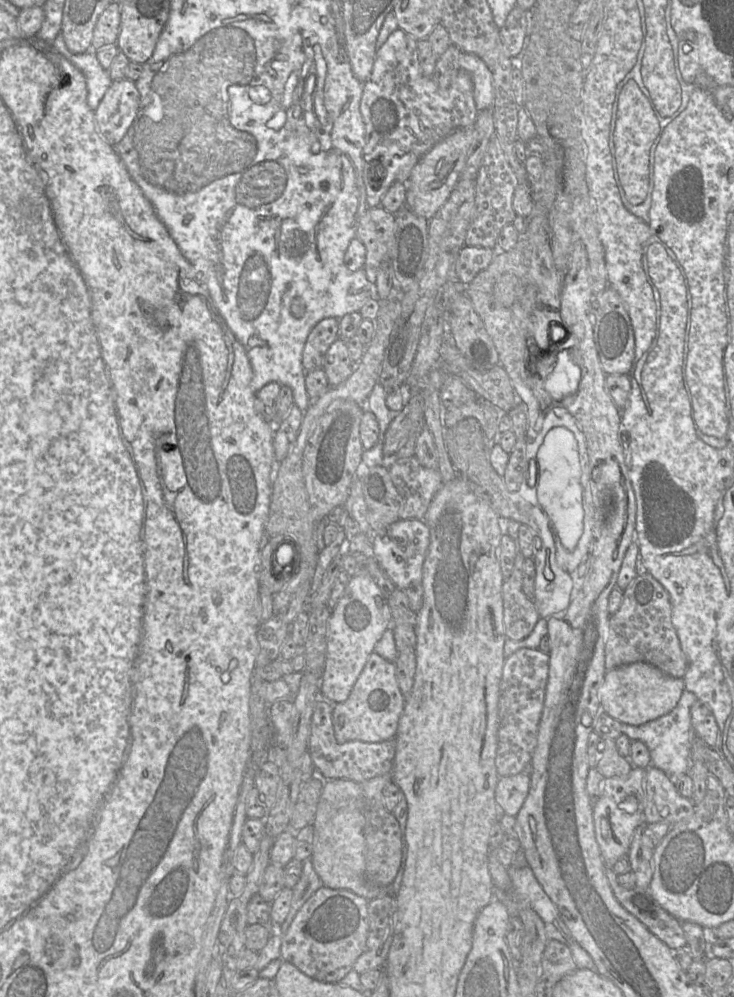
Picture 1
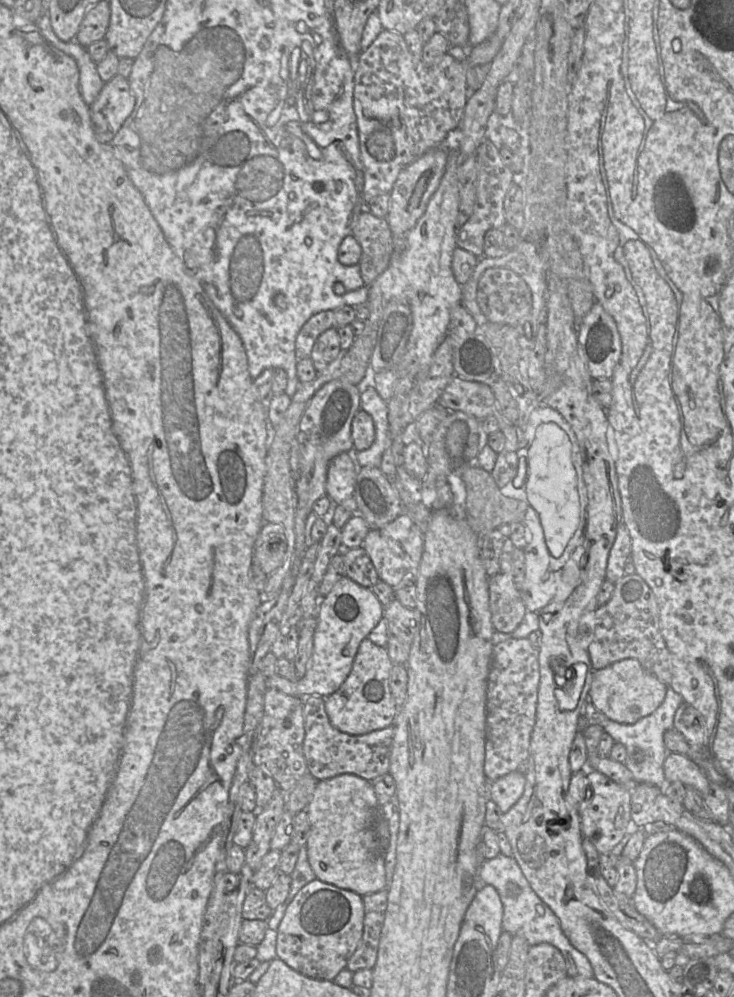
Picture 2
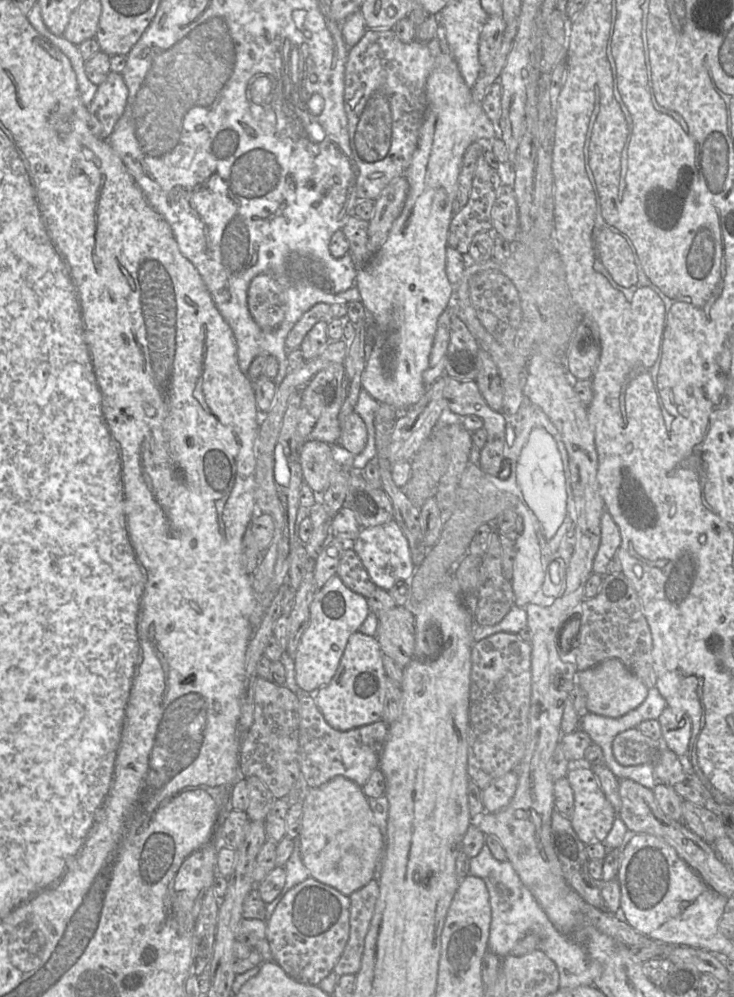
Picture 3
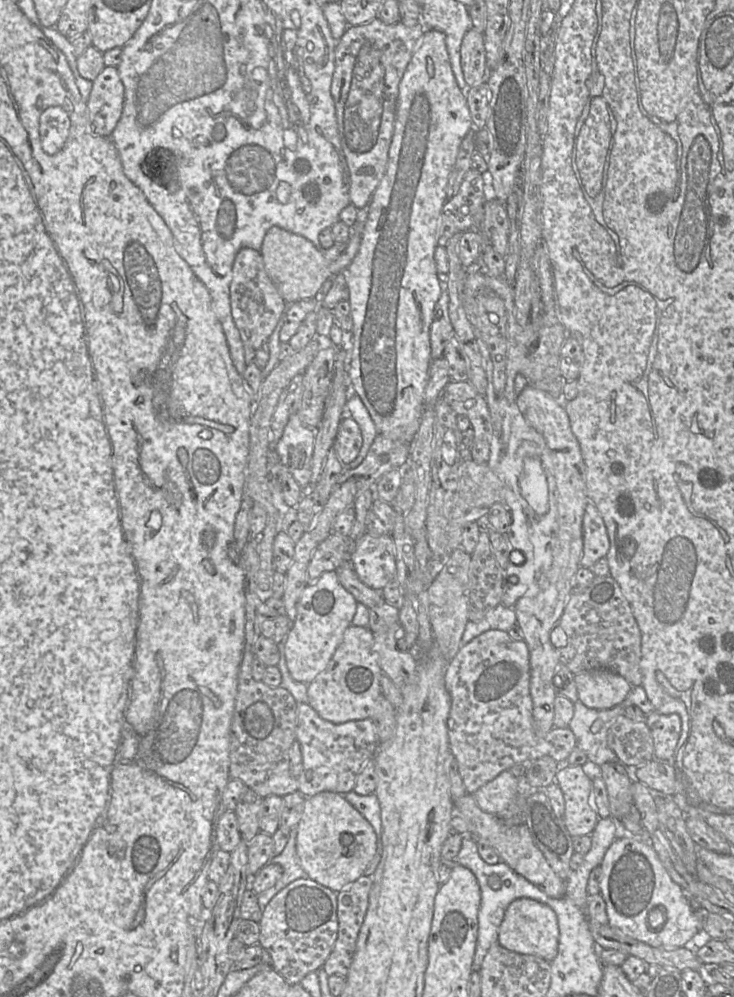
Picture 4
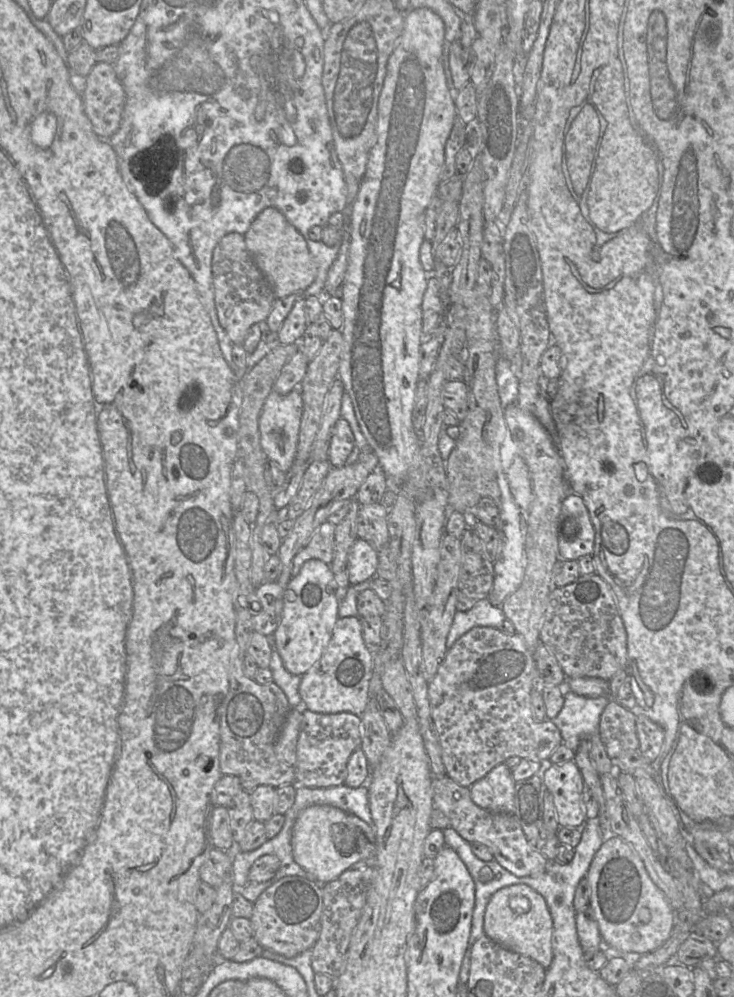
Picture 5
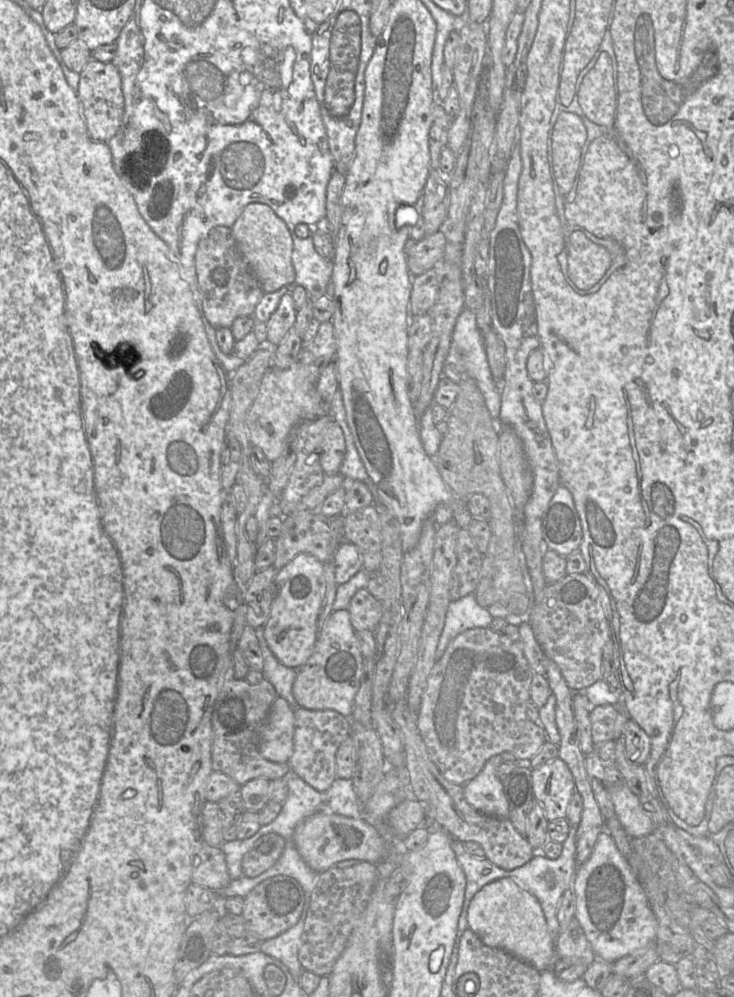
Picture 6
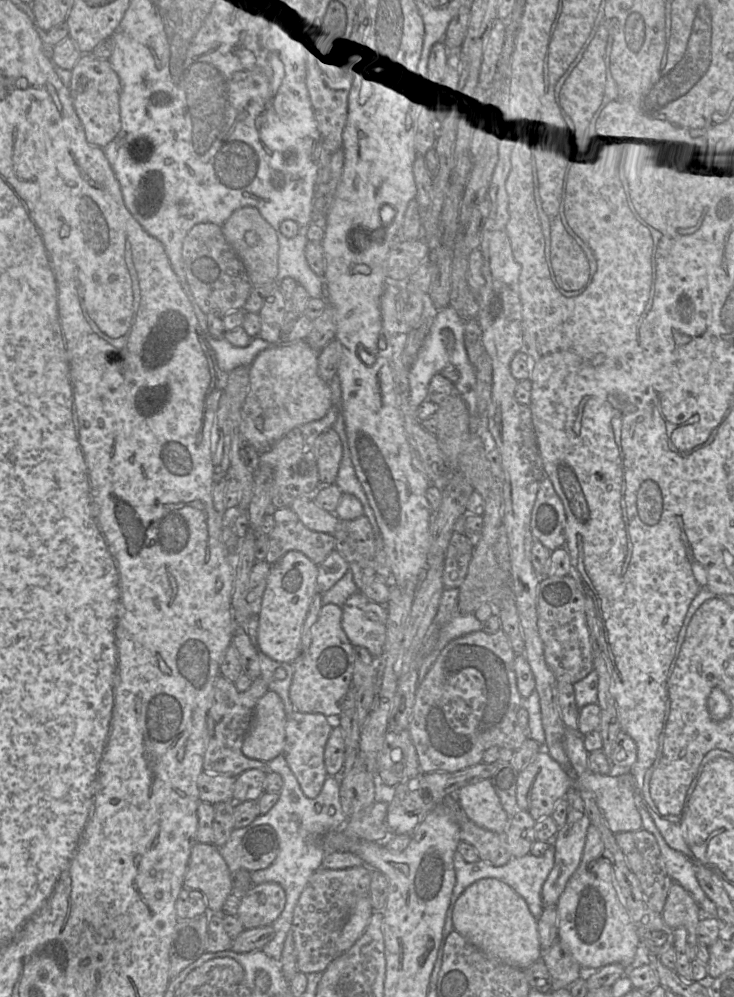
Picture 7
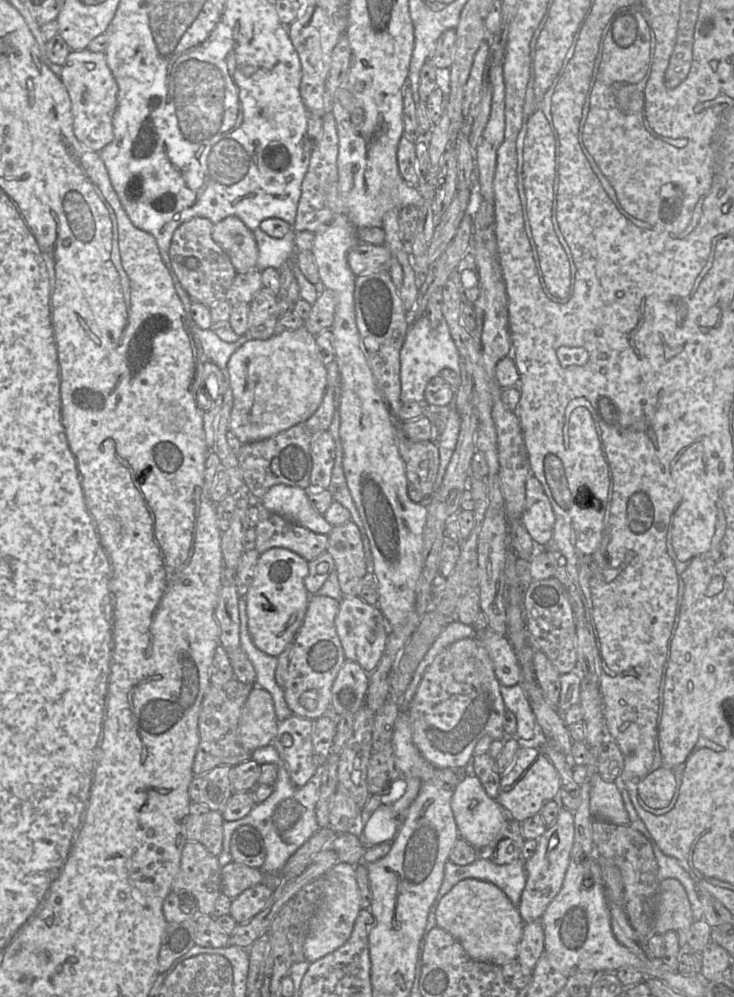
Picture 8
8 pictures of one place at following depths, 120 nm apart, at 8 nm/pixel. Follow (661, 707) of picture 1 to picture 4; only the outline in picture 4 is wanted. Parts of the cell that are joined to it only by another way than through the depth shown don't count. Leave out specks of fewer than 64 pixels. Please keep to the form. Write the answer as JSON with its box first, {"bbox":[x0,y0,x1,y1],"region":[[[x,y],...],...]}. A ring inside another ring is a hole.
{"bbox":[574,669,632,709],"region":[[[592,669],[574,675],[579,700],[593,709],[610,709],[621,704],[632,689],[622,676],[608,669]]]}

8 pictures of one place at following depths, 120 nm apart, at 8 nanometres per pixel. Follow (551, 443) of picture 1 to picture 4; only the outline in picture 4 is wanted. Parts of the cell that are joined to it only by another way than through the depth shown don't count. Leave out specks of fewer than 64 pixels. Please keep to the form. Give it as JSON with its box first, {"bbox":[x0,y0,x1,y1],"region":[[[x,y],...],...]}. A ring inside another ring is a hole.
{"bbox":[520,457,549,515],"region":[[[527,457],[520,476],[520,489],[523,497],[538,515],[549,510],[548,481],[539,458]]]}

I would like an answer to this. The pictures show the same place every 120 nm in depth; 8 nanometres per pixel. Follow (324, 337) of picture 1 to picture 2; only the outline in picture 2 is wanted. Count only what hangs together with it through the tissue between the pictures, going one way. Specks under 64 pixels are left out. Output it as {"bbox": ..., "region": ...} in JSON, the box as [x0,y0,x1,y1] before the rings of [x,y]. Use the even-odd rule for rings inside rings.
{"bbox":[295,310,334,360],"region":[[[325,310],[314,314],[300,329],[295,341],[298,360],[310,358],[317,338],[327,329],[334,327],[334,311]]]}

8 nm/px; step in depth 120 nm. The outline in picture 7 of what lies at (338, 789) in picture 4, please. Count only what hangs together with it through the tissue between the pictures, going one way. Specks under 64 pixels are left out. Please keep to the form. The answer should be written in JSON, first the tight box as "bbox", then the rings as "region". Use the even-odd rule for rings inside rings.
{"bbox":[282,712,334,798],"region":[[[292,712],[287,715],[285,746],[282,756],[295,775],[300,788],[308,798],[316,798],[328,777],[324,764],[324,749],[334,722],[323,714]]]}

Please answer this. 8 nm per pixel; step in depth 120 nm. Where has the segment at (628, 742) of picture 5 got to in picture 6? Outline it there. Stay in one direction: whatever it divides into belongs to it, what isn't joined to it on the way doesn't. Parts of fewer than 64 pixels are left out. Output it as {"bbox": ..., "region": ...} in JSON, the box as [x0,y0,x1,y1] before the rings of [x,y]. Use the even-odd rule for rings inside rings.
{"bbox":[589,705,629,745],"region":[[[603,705],[591,708],[589,717],[592,726],[592,739],[595,745],[616,741],[623,733],[629,718],[623,706]]]}

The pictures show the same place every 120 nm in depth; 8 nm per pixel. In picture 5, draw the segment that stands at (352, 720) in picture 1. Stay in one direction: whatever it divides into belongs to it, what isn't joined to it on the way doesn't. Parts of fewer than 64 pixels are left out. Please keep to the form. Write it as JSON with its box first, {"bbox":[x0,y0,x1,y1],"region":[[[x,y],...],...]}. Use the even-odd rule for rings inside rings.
{"bbox":[299,617,373,716],"region":[[[339,617],[321,658],[302,676],[299,694],[302,708],[323,714],[340,712],[361,716],[369,707],[373,653],[365,645],[359,617]]]}

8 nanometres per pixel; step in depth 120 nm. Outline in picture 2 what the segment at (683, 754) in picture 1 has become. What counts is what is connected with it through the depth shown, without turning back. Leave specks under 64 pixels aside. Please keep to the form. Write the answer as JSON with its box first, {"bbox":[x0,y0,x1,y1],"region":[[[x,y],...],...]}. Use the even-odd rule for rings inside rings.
{"bbox":[602,686,684,788],"region":[[[669,686],[663,702],[650,715],[633,724],[607,720],[602,726],[604,732],[609,734],[615,743],[625,746],[627,758],[624,764],[631,771],[635,783],[647,783],[660,788],[664,788],[668,783],[665,779],[663,764],[669,751],[666,749],[663,736],[669,729],[674,729],[674,715],[682,703],[684,703],[683,698]]]}

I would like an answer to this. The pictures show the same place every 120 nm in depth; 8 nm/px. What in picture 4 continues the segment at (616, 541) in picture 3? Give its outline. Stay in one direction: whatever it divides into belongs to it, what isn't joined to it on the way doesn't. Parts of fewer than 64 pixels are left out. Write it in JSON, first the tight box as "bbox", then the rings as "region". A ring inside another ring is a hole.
{"bbox":[581,502,610,568],"region":[[[590,502],[583,518],[583,543],[581,565],[586,568],[605,558],[610,547],[605,523],[598,509]]]}

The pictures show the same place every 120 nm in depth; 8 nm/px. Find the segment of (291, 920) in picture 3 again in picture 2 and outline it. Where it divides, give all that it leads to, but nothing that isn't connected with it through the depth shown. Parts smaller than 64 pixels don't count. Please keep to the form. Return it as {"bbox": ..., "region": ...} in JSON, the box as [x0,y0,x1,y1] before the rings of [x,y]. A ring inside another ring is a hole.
{"bbox":[277,879,363,980],"region":[[[314,879],[304,885],[287,906],[277,932],[277,958],[283,960],[297,972],[314,978],[334,980],[336,975],[346,968],[347,960],[357,948],[363,932],[363,898],[359,894]]]}

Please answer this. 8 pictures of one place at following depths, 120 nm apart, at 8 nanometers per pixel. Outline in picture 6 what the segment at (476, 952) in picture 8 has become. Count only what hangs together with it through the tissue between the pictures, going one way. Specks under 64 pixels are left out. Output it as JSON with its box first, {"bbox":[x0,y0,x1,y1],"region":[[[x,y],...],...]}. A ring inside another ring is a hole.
{"bbox":[467,878,554,972],"region":[[[511,878],[493,881],[474,895],[467,909],[467,924],[484,945],[503,950],[539,972],[554,963],[554,941],[539,901]]]}

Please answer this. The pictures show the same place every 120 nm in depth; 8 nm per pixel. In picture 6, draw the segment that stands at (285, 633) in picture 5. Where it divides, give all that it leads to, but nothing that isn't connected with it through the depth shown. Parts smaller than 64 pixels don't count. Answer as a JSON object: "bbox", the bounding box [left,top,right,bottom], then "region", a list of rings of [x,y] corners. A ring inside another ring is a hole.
{"bbox":[262,554,324,670],"region":[[[299,554],[277,571],[269,619],[262,628],[269,649],[284,666],[298,670],[313,653],[324,596],[324,565],[313,556]]]}

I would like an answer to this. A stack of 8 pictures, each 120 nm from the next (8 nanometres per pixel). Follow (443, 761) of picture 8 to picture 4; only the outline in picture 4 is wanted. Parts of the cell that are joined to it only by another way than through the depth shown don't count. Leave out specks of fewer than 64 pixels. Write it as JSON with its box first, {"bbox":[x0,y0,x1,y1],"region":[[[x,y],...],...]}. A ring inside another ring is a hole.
{"bbox":[445,630,576,794],"region":[[[488,630],[462,645],[448,662],[445,686],[451,698],[447,720],[450,751],[455,757],[467,793],[474,794],[480,787],[517,763],[531,763],[542,756],[550,756],[557,762],[566,762],[576,748],[576,737],[569,728],[553,727],[546,734],[537,732],[530,695],[529,649],[524,640],[513,639],[507,631]]]}

